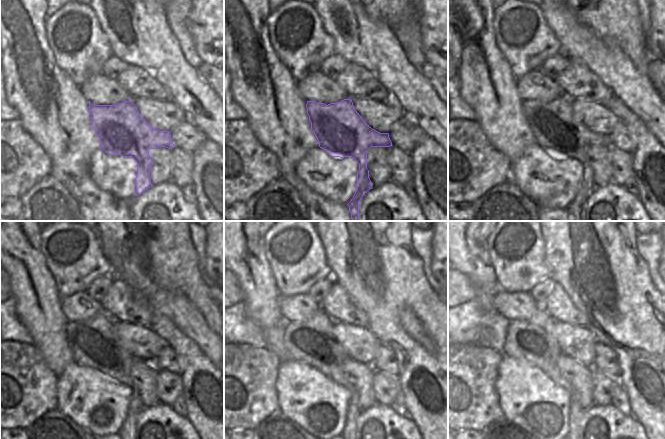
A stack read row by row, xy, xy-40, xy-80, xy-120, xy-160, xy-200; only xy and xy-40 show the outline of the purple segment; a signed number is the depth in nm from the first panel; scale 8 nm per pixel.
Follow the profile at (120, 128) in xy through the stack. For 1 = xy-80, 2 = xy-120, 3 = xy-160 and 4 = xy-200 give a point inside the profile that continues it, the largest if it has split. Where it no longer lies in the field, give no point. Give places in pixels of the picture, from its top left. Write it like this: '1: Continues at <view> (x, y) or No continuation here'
1: Continues at xy-80 (555, 127)
2: Continues at xy-120 (94, 343)
3: Continues at xy-160 (312, 342)
4: Continues at xy-200 (528, 340)

